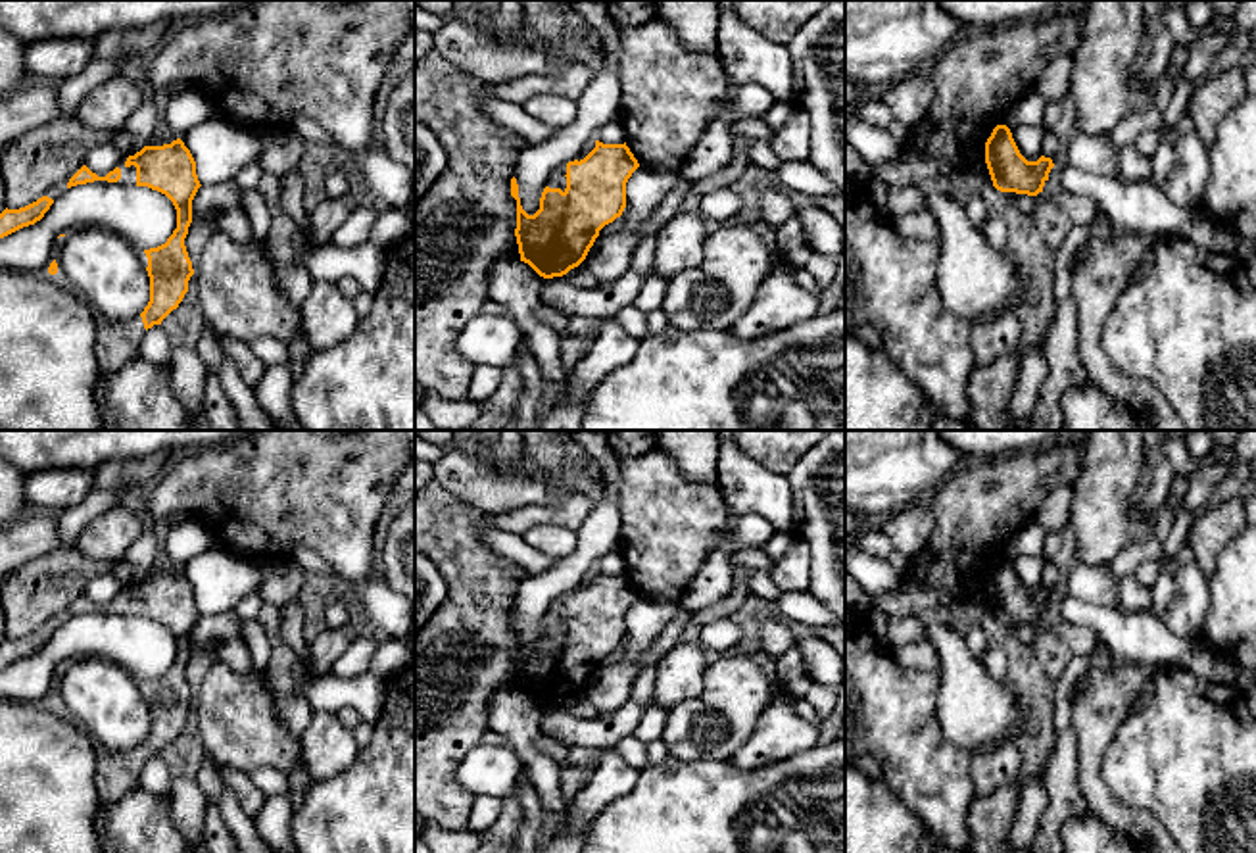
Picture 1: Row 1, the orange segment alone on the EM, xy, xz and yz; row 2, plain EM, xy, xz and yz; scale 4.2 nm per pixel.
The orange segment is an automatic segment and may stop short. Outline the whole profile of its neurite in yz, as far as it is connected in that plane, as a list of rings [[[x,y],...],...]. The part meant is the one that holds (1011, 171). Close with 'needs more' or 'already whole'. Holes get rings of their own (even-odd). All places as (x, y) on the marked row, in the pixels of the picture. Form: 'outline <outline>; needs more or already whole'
outline [[[997,125],[987,138],[985,163],[997,190],[1027,196],[1043,192],[1049,173],[1054,167],[1052,159],[1045,156],[1037,161],[1027,161],[1006,125]]]; already whole

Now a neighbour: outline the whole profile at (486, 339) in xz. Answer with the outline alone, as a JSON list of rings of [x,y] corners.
[[[478,313],[467,321],[457,336],[459,355],[478,365],[503,369],[517,357],[522,332],[503,315]]]

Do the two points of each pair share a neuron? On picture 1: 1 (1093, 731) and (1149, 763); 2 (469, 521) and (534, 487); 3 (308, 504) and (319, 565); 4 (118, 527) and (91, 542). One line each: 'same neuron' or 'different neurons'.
1: different neurons
2: different neurons
3: different neurons
4: same neuron

